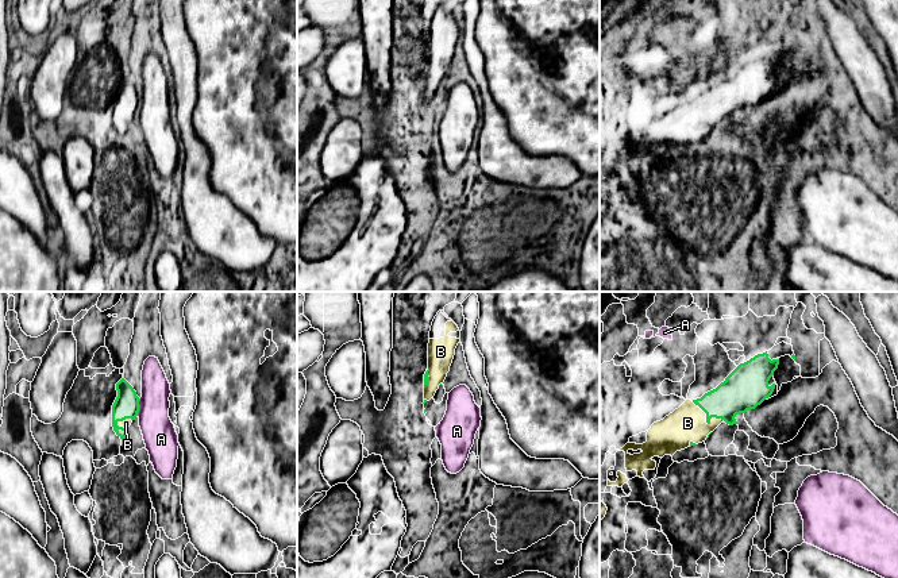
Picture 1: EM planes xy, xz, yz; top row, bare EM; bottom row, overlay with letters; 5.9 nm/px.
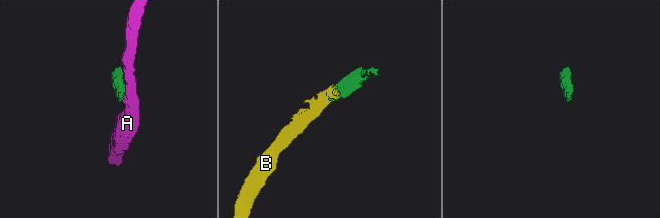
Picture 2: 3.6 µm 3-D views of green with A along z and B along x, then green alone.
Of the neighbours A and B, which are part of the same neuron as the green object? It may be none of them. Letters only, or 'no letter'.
B

